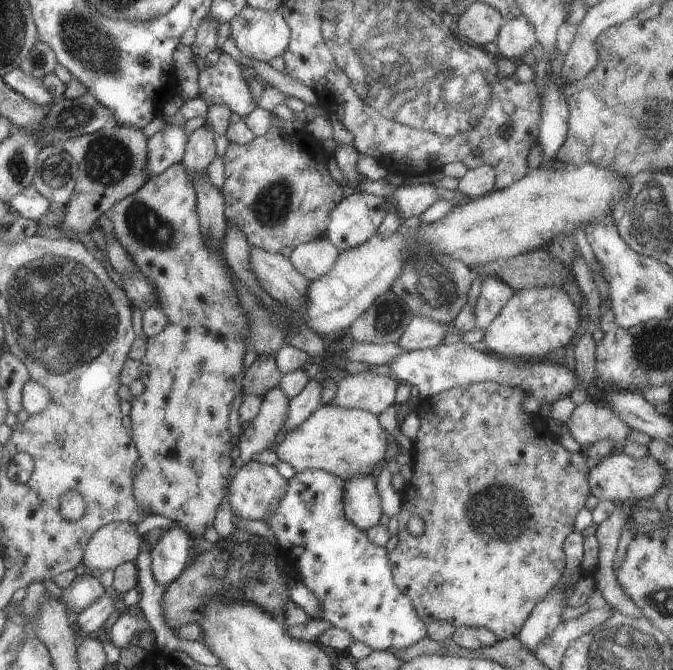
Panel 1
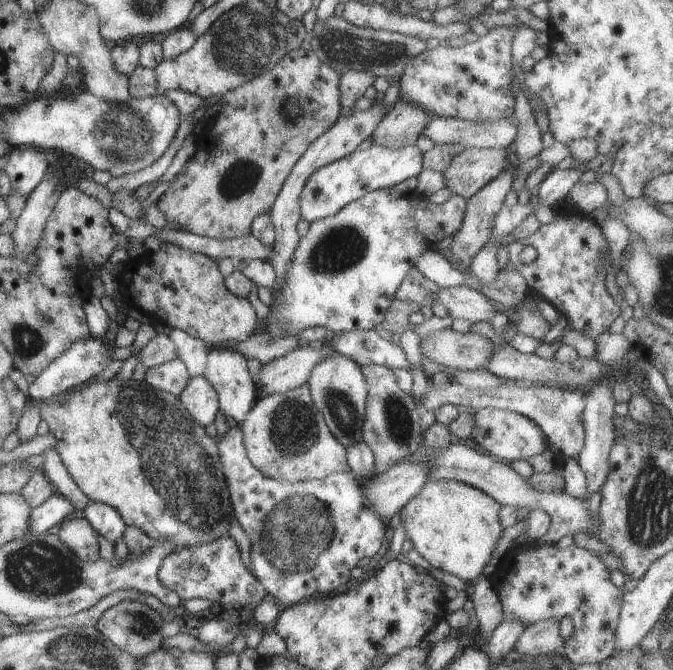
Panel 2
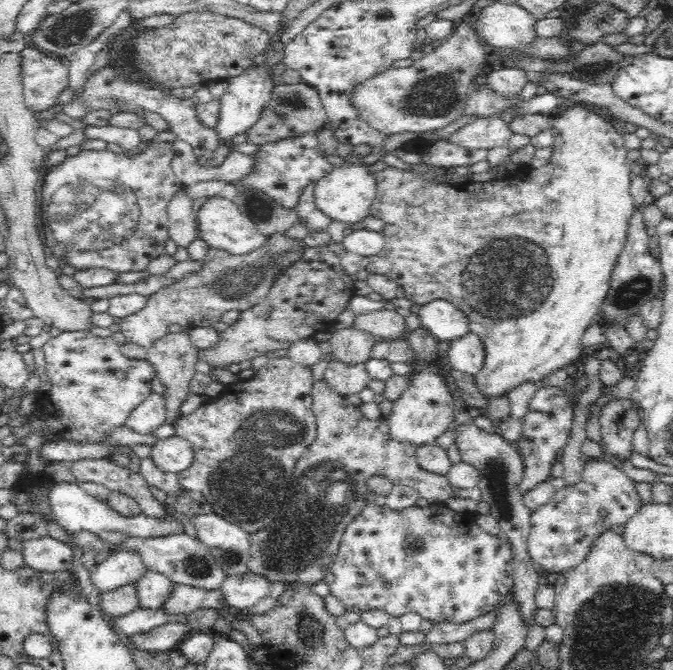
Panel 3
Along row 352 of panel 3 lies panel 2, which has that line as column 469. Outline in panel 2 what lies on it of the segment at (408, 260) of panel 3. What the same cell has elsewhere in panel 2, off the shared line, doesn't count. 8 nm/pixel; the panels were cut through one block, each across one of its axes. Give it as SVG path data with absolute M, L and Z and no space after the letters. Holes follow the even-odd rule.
M428 478L419 492L400 508L396 520L401 522L407 542L421 558L469 586L481 574L503 530L497 519L499 506L482 490L468 484Z

